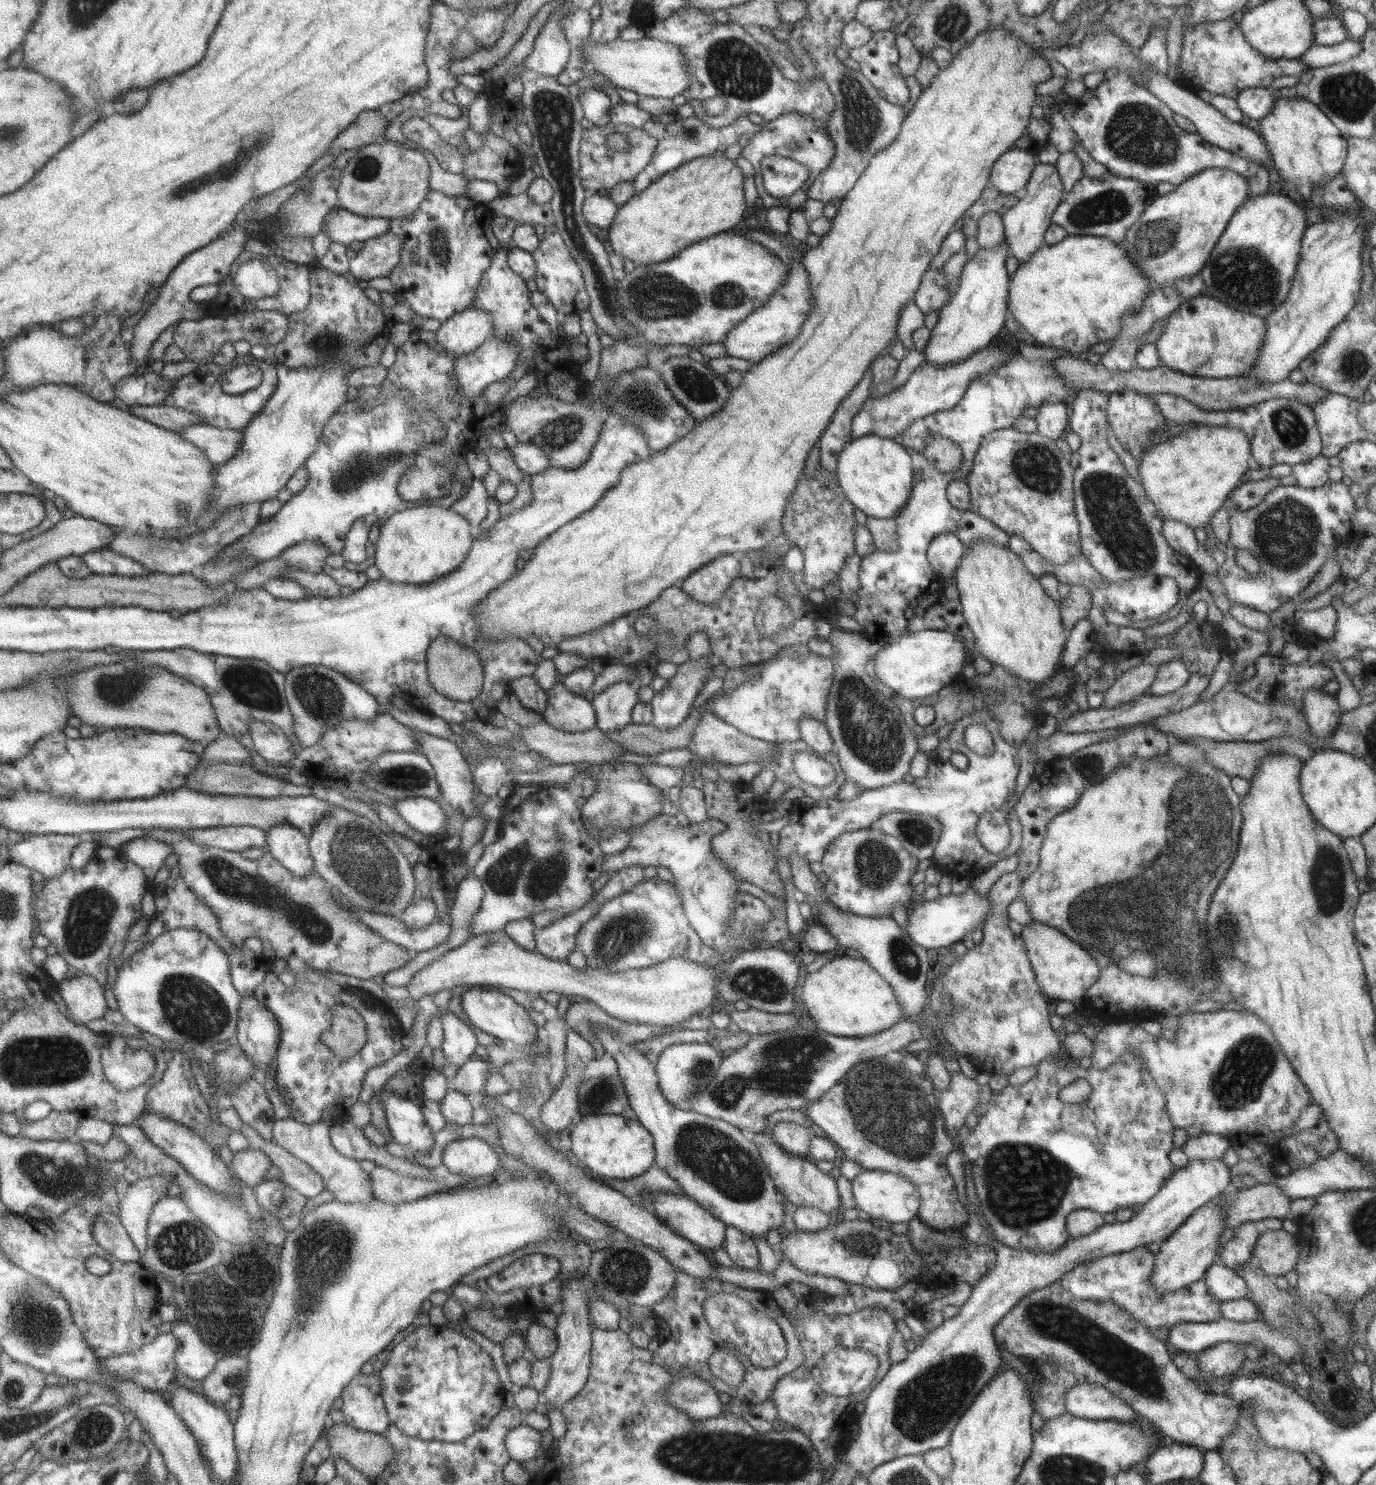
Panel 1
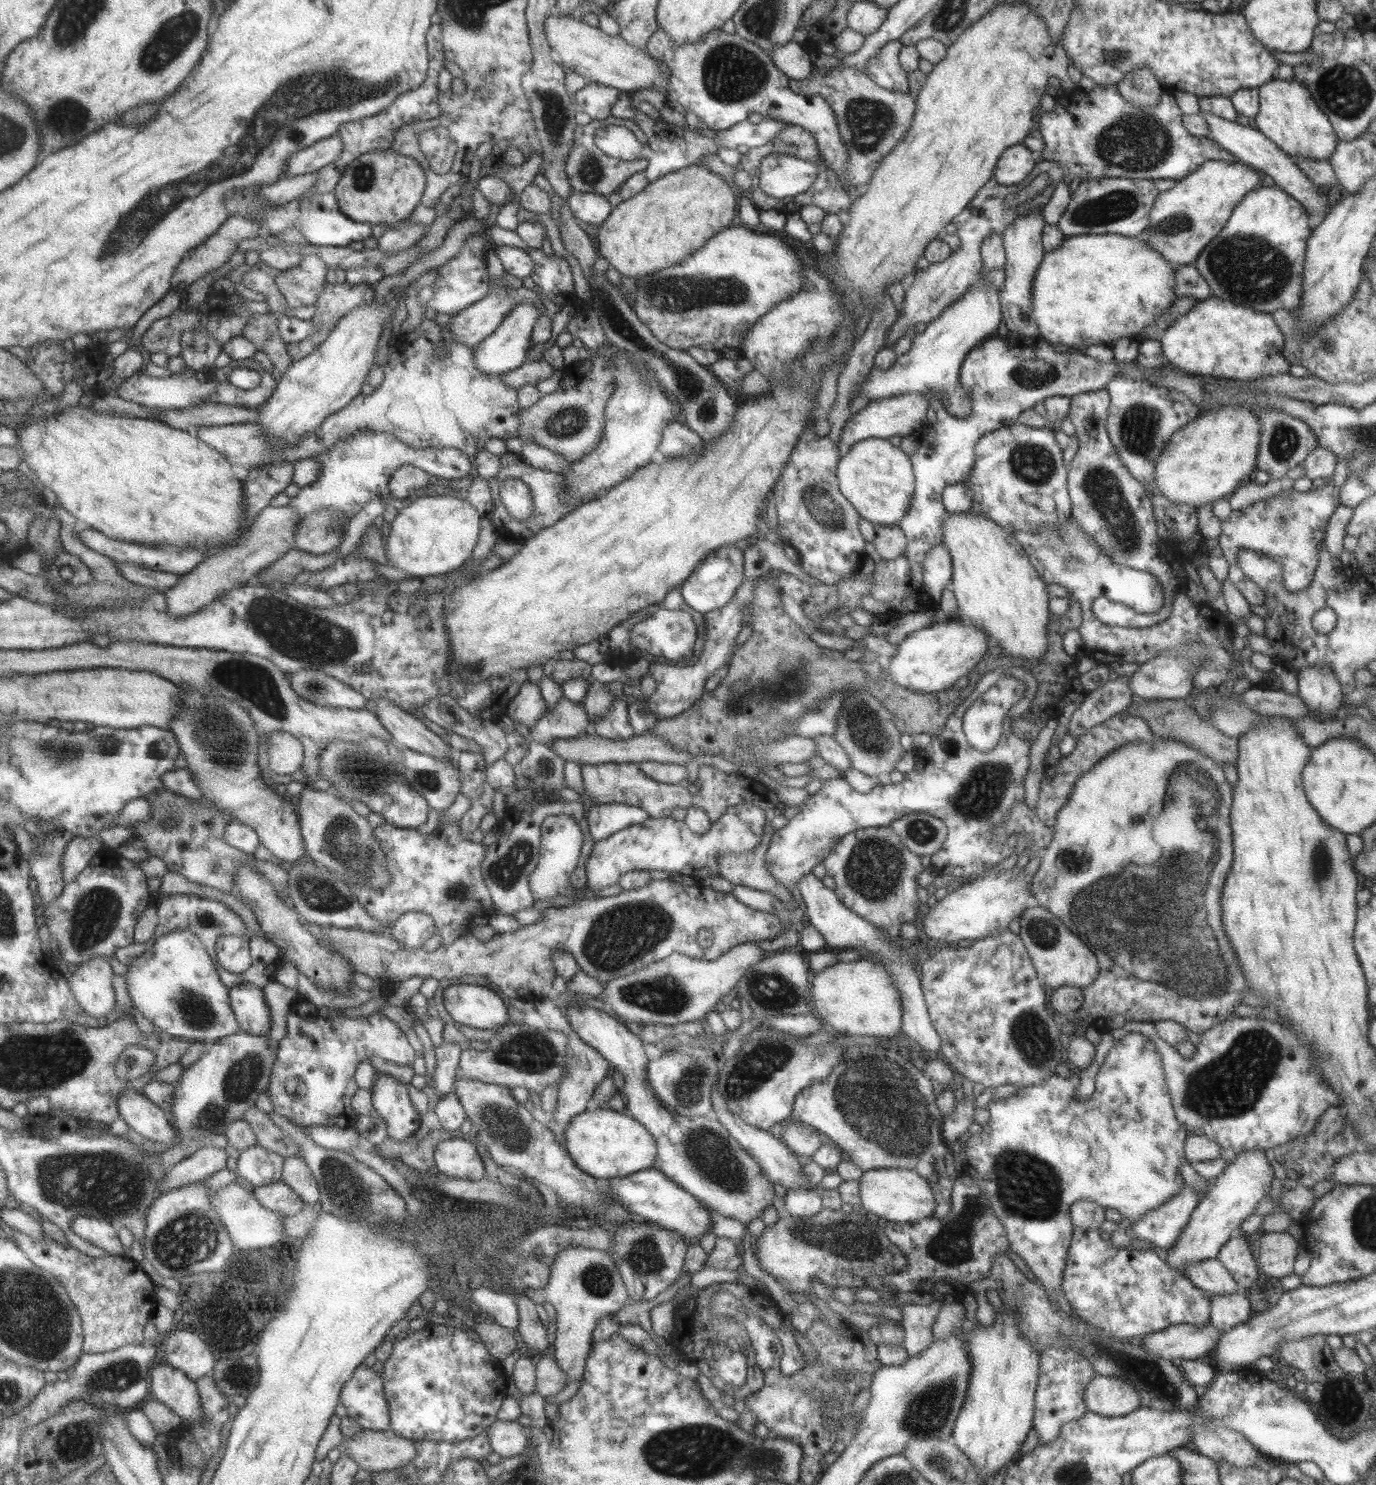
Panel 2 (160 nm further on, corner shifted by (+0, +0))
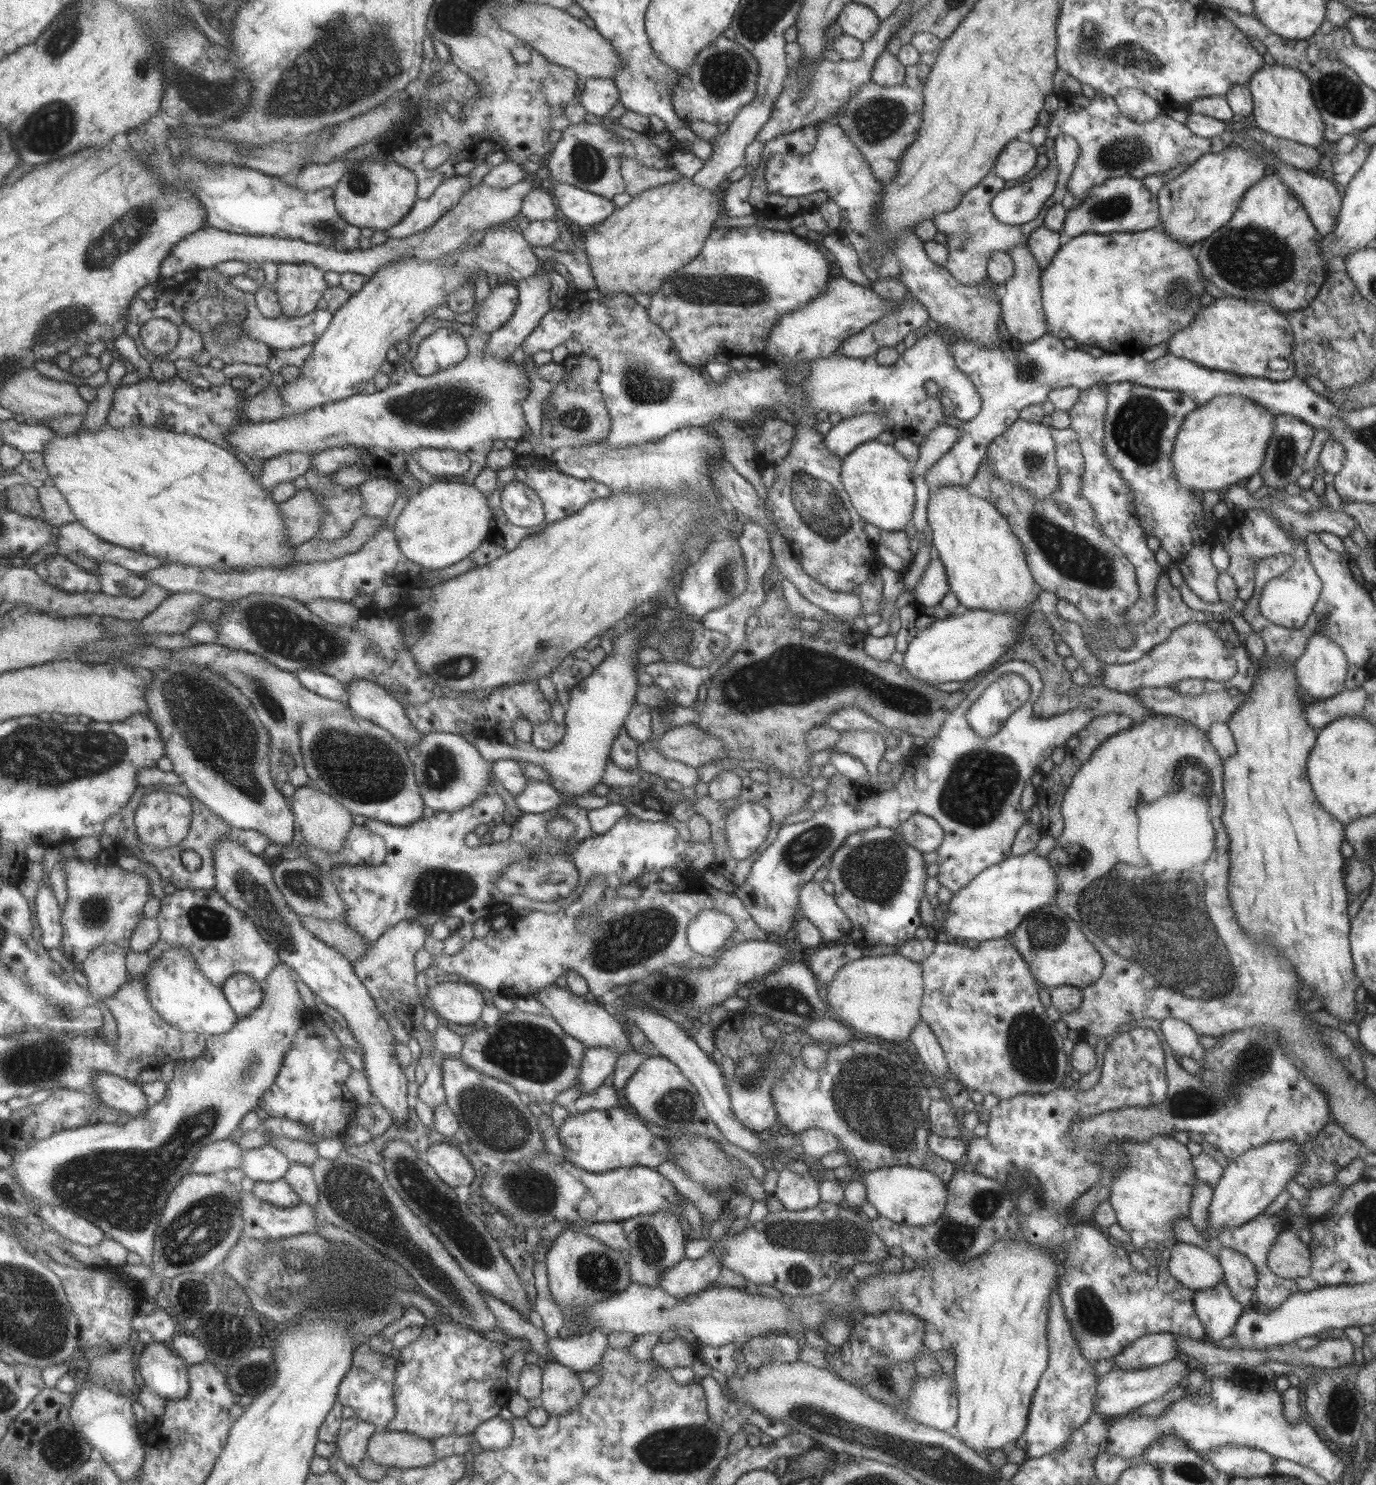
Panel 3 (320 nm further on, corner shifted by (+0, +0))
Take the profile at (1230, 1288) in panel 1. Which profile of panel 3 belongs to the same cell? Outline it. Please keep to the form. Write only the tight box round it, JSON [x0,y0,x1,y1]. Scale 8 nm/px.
[1166,1242,1224,1291]

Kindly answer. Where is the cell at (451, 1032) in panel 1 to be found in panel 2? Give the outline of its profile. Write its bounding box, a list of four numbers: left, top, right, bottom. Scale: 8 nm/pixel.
[425,1042,461,1097]

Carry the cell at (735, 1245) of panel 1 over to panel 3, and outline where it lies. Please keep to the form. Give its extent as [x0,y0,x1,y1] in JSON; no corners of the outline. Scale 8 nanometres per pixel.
[656,1250,721,1297]

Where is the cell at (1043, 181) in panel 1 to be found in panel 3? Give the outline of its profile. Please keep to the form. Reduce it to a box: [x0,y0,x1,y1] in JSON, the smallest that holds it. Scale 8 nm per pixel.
[1000,241,1048,342]

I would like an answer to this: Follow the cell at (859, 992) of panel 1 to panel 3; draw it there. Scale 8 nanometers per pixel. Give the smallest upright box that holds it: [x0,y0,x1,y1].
[826,950,924,1042]

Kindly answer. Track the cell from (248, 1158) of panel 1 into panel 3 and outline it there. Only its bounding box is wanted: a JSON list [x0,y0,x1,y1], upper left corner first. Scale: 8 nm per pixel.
[240,1145,292,1182]

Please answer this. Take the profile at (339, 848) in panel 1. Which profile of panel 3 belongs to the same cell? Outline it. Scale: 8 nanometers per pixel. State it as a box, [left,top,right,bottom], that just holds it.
[291,786,355,855]

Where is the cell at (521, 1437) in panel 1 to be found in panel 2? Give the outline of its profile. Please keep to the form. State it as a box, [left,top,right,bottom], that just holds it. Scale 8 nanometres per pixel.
[486,1419,528,1458]

